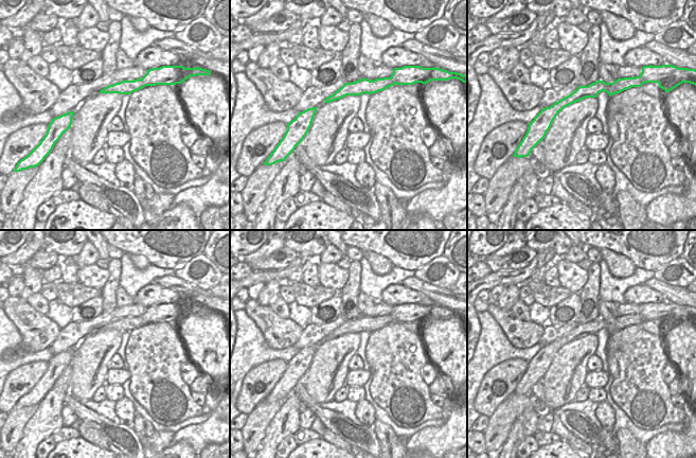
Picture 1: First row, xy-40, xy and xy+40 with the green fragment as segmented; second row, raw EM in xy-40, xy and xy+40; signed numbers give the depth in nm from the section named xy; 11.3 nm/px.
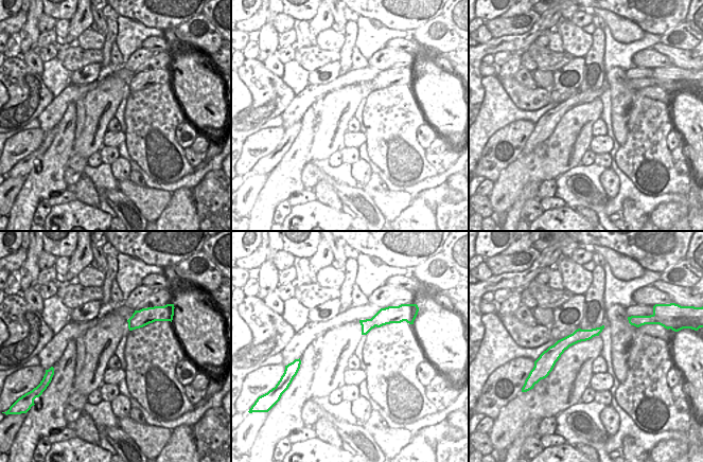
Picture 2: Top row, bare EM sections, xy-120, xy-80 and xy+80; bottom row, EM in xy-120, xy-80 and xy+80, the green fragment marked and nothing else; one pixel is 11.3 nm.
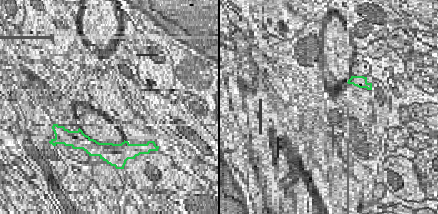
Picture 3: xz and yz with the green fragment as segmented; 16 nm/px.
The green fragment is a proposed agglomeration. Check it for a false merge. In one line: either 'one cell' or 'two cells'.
two cells

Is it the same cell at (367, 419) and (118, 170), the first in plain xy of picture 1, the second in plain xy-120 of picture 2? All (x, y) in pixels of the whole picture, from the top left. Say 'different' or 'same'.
same

